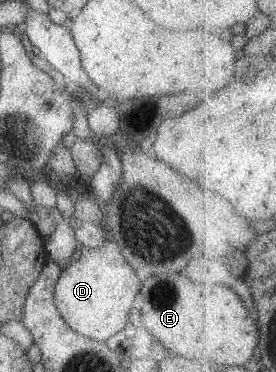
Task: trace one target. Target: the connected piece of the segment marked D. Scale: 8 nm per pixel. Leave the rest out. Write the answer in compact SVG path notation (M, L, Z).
M106 239L100 247L94 249L80 246L79 257L61 271L54 286L54 303L61 318L70 329L93 340L105 341L127 324L129 311L138 300L140 286L141 282L135 275L135 271L123 258L117 244Z

